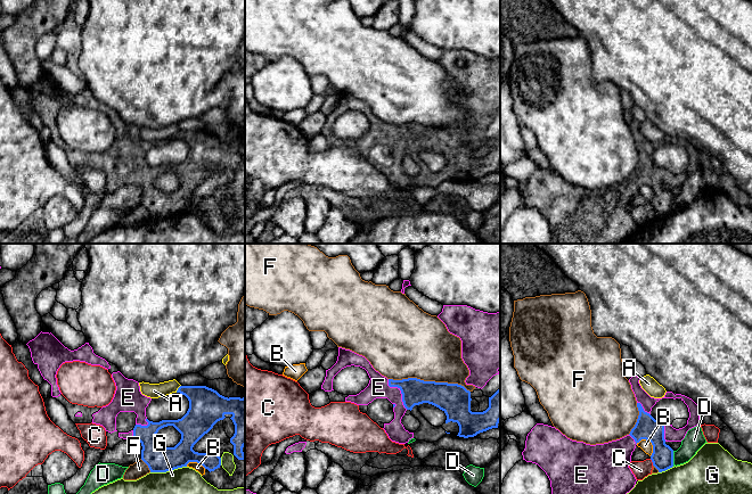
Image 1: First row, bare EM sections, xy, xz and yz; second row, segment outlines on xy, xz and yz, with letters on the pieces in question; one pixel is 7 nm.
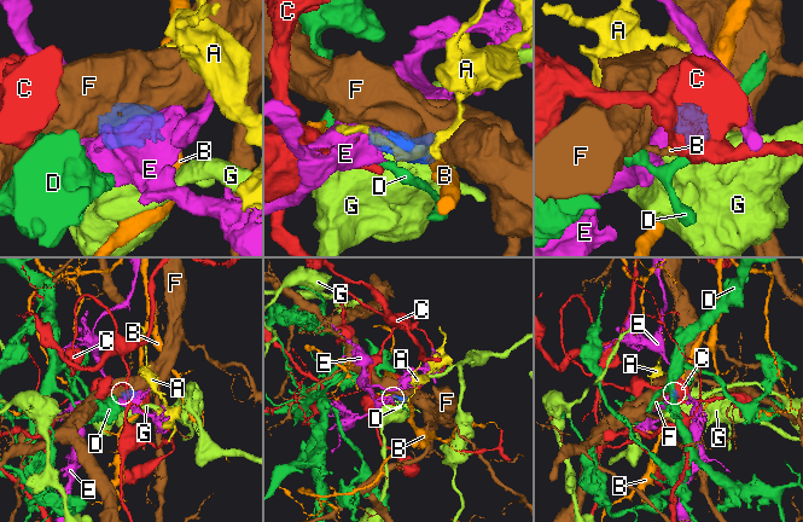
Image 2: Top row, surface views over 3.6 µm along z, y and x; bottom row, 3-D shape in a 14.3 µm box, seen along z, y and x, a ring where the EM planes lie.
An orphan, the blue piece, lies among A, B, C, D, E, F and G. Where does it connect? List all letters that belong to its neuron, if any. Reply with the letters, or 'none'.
E

